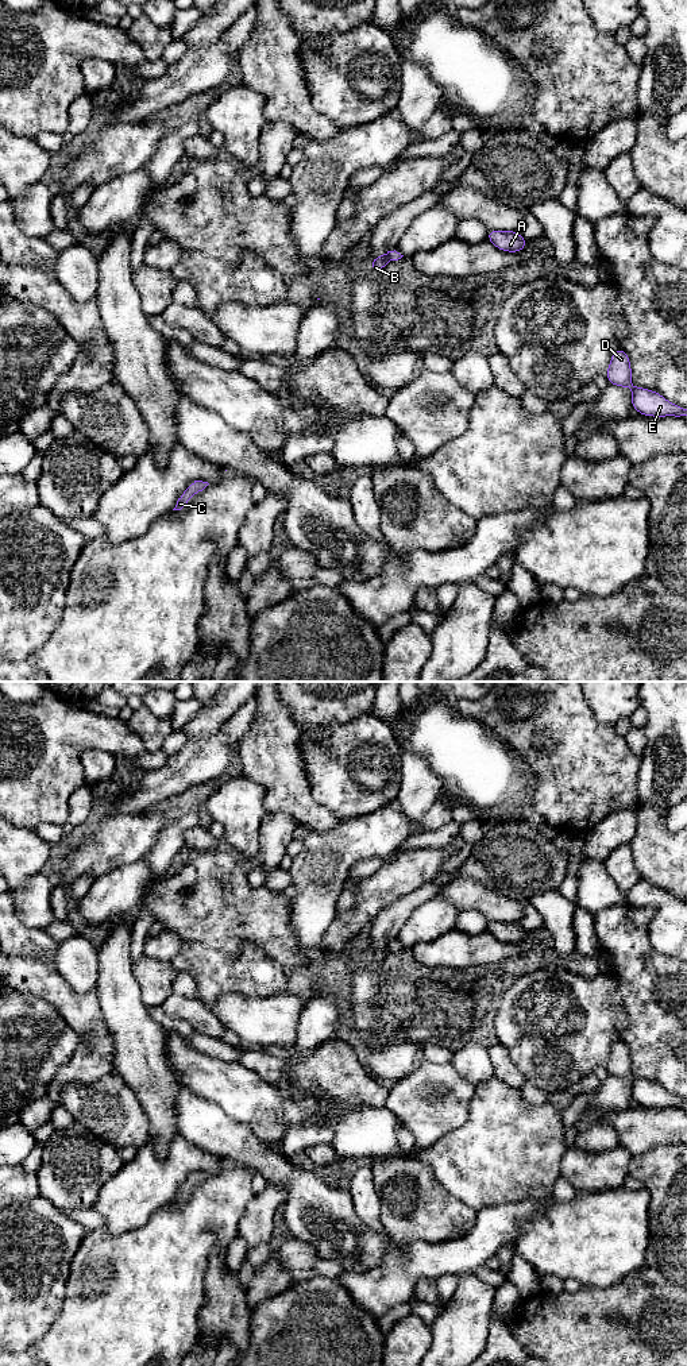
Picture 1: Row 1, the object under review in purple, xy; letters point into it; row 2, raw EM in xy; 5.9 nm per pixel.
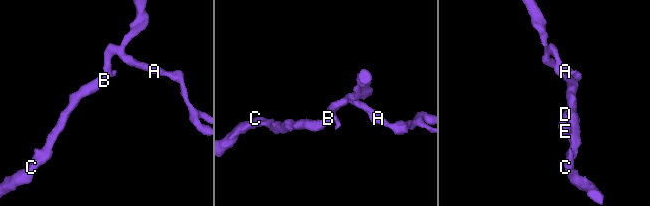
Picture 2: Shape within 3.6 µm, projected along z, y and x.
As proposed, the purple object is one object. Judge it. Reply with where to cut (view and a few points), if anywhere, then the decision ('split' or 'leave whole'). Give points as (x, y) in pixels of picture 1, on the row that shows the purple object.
cut in xy along (385, 253), (389, 259); split

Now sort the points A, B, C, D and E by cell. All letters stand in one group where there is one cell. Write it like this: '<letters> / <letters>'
A D E / B C

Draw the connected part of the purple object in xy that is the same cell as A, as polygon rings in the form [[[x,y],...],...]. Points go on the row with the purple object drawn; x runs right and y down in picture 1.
[[[489,229],[486,240],[491,242],[501,251],[516,254],[528,244],[528,239],[522,238],[517,231]]]

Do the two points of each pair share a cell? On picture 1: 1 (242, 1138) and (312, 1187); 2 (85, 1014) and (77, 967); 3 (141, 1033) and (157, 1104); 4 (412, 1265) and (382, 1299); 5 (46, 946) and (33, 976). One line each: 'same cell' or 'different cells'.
1: same cell
2: different cells
3: same cell
4: same cell
5: different cells

